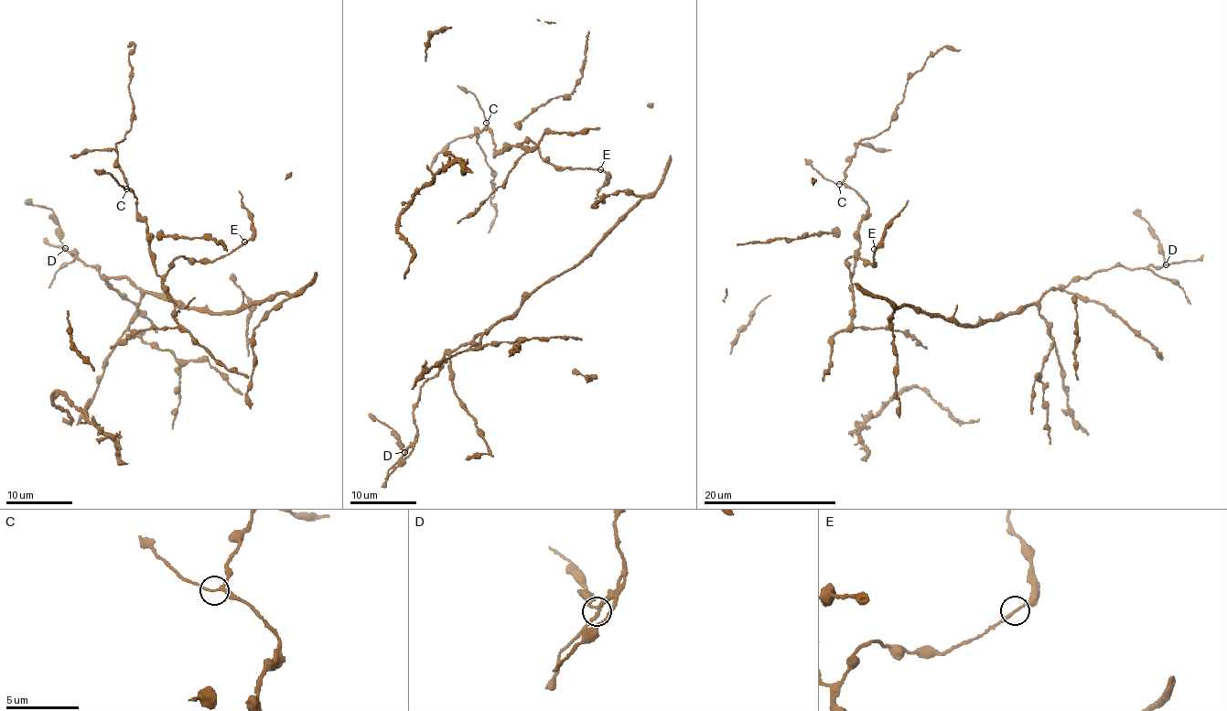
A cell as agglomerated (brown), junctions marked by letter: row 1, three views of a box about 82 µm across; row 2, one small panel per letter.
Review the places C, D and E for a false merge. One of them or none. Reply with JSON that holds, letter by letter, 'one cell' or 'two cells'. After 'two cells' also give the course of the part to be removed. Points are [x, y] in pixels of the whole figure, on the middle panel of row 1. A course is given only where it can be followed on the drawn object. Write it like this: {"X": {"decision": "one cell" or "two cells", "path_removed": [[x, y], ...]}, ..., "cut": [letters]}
{"C": {"decision": "one cell"}, "D": {"decision": "one cell"}, "E": {"decision": "one cell"}, "cut": []}

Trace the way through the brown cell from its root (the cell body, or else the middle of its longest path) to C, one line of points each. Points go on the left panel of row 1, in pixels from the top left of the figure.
C: (246, 242), (209, 262), (177, 257), (159, 275), (147, 225), (126, 188)

